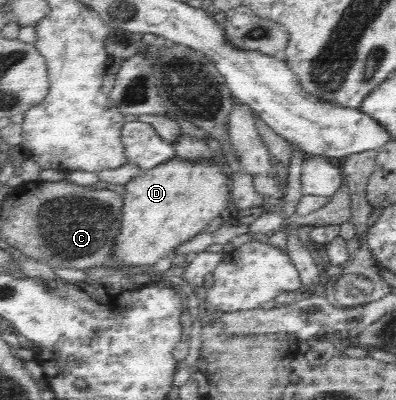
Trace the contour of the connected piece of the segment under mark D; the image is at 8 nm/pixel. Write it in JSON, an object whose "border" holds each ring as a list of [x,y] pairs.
{"border":[[[175,156],[129,180],[123,195],[121,230],[112,250],[115,266],[145,266],[165,256],[174,258],[173,252],[183,242],[200,235],[226,208],[231,197],[227,177],[214,160],[195,163]]]}

